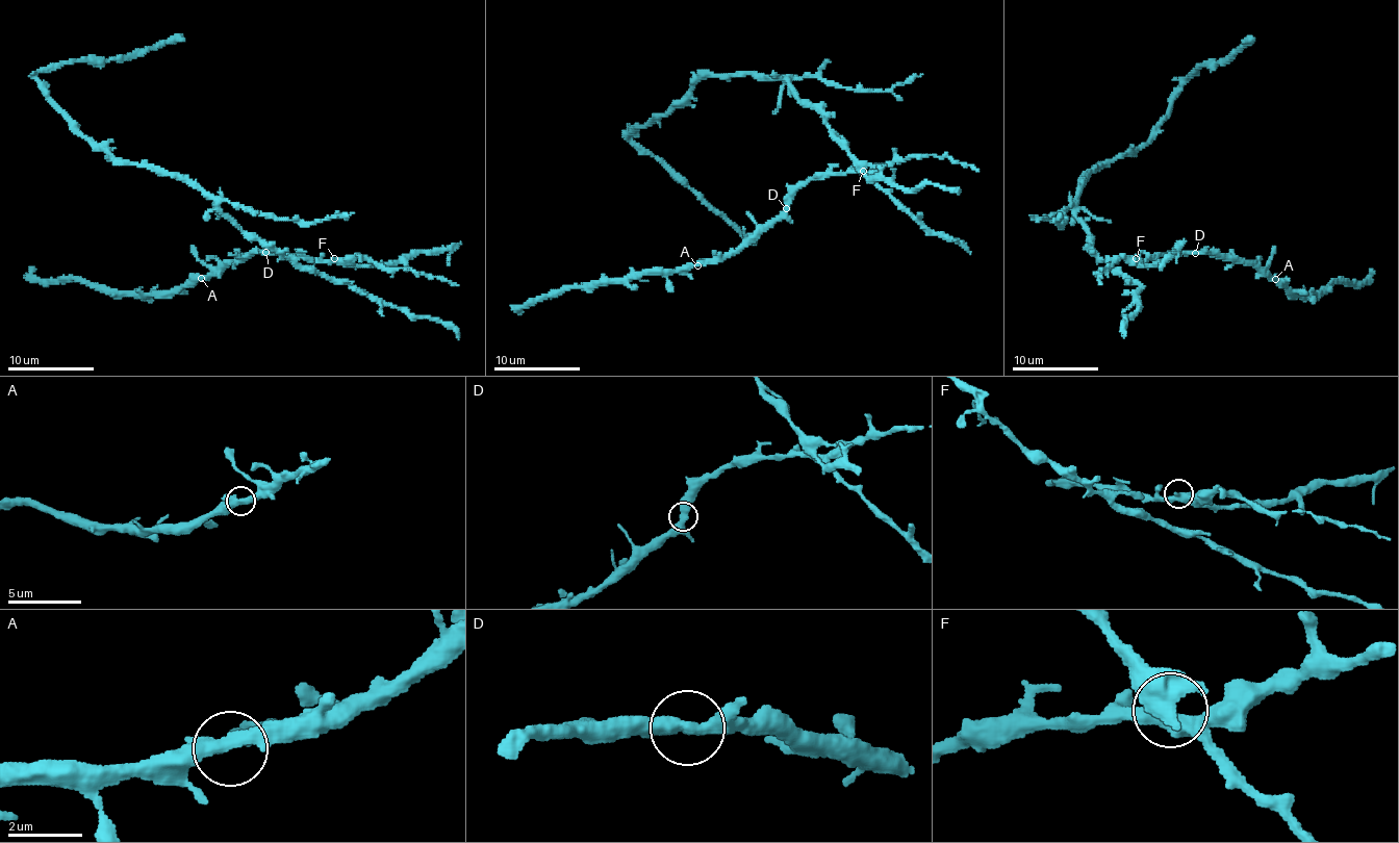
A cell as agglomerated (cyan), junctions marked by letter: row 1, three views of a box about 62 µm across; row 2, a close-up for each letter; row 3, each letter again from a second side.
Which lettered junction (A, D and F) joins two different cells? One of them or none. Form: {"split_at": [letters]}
{"split_at": []}

